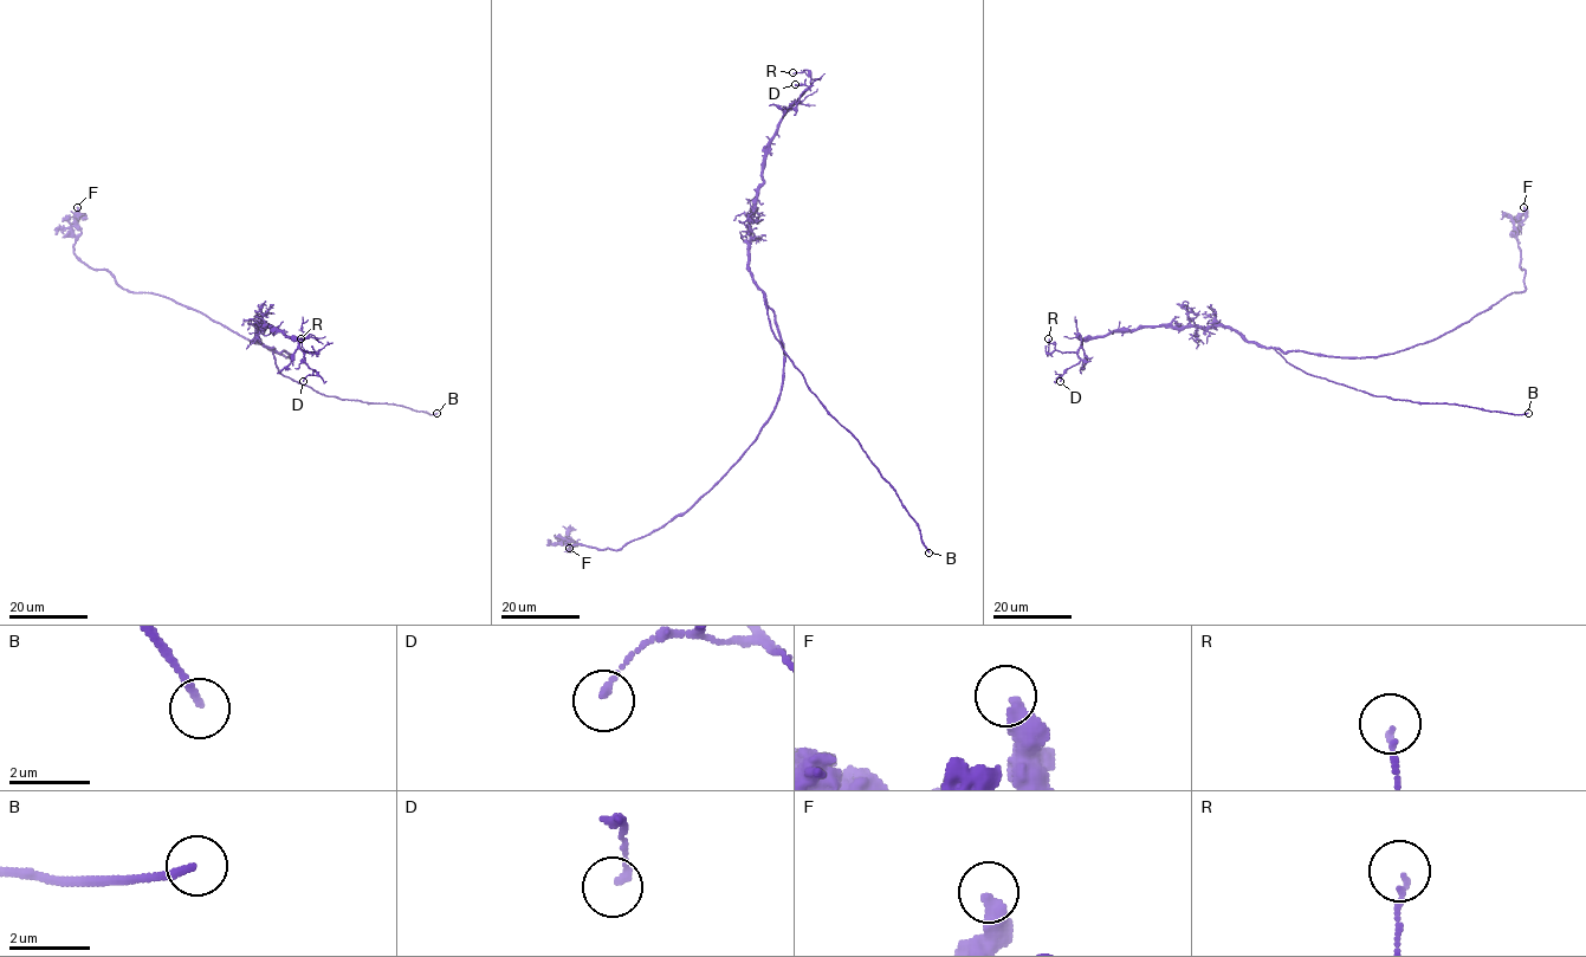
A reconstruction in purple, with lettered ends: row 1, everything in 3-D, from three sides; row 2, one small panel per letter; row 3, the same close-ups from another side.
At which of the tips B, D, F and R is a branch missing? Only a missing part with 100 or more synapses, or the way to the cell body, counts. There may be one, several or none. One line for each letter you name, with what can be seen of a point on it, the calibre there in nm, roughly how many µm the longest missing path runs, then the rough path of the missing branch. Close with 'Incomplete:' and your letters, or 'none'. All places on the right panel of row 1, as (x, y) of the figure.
B: at (1528, 413); 180 nm thick; about 20 µm are missing
Incomplete: B

